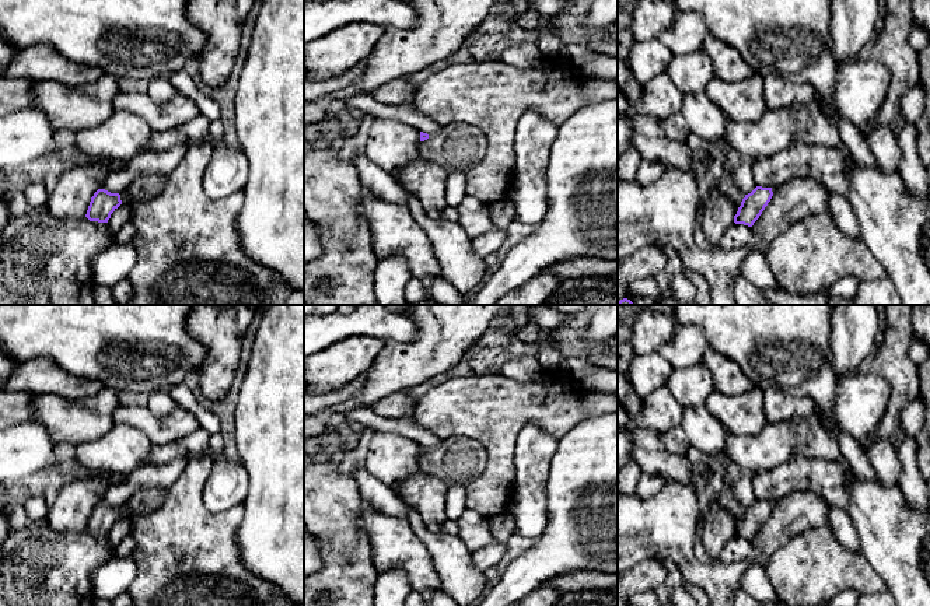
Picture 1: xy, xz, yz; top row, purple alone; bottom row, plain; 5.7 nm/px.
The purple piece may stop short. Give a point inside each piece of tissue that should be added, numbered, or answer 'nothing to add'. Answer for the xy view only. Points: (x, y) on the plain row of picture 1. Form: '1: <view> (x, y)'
nothing to add

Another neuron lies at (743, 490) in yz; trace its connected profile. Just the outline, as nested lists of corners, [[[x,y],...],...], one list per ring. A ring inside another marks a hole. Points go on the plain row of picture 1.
[[[742,472],[742,474],[731,484],[734,497],[745,507],[751,507],[755,501],[755,493],[752,488],[752,474]]]

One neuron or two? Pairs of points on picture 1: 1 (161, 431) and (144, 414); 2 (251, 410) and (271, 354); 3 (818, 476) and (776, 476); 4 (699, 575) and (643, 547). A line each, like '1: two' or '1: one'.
1: one
2: one
3: one
4: one

